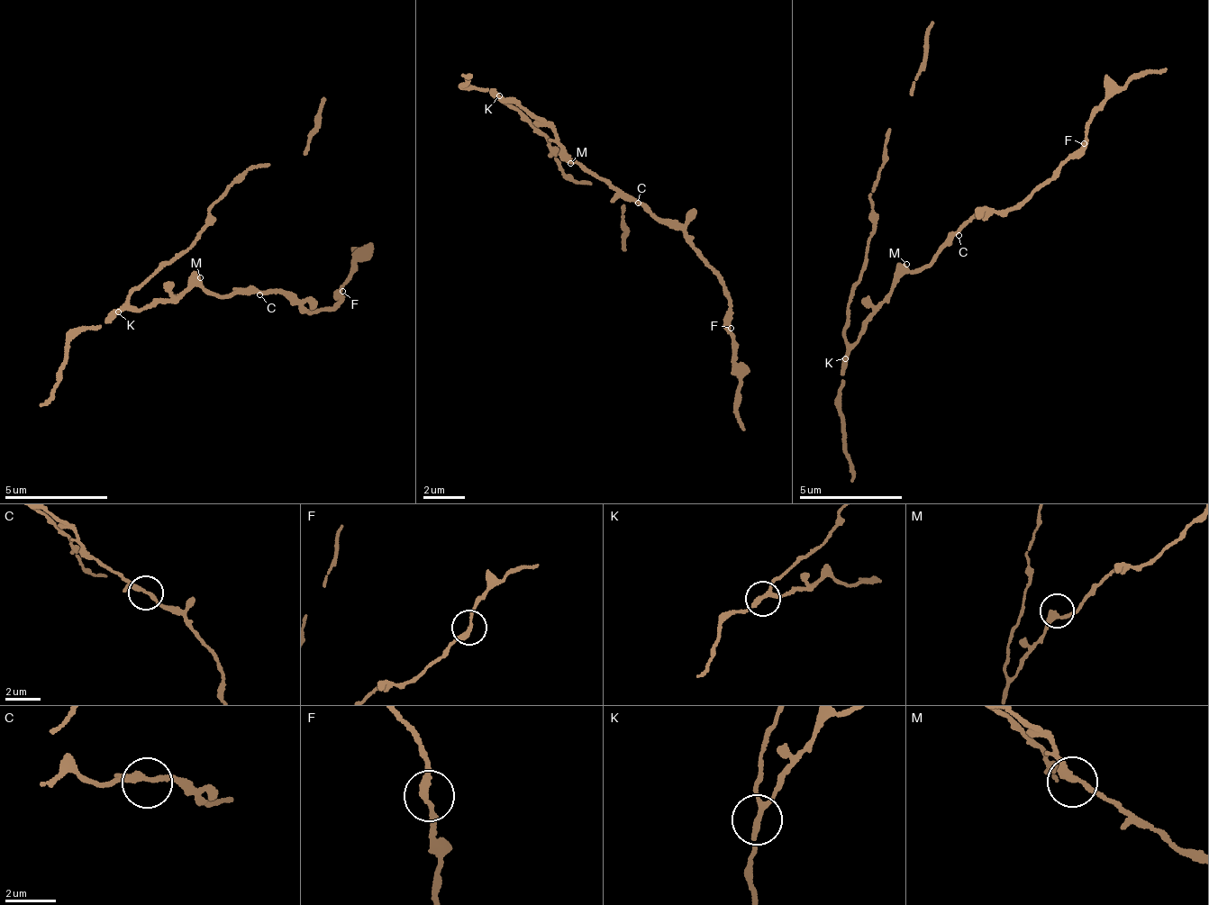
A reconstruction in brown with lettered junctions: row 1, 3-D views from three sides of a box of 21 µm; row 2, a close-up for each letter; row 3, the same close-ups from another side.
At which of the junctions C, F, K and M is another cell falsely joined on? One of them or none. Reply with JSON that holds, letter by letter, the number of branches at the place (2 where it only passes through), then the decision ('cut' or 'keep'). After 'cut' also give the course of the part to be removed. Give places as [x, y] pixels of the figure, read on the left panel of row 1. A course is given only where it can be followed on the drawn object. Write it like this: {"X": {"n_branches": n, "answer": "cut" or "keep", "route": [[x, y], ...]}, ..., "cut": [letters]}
{"C": {"n_branches": 3, "answer": "keep"}, "F": {"n_branches": 2, "answer": "keep"}, "K": {"n_branches": 3, "answer": "cut"}, "M": {"n_branches": 2, "answer": "keep"}, "cut": ["K"]}

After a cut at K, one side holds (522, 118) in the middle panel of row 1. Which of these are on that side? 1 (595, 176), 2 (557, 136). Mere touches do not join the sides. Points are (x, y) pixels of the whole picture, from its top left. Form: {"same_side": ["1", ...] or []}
{"same_side": []}

